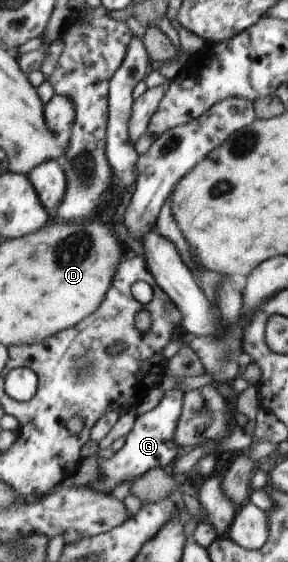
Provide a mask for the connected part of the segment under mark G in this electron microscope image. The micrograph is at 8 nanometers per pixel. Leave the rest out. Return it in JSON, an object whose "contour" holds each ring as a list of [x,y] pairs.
{"contour":[[[170,389],[154,409],[136,416],[132,429],[126,435],[122,447],[115,451],[107,460],[98,460],[100,477],[94,483],[84,485],[84,487],[94,489],[94,491],[100,491],[104,495],[110,495],[119,482],[133,482],[134,479],[144,475],[150,469],[156,469],[156,467],[164,469],[168,465],[171,466],[174,459],[182,452],[174,445],[174,441],[172,441],[172,435],[174,435],[174,429],[176,429],[176,421],[180,417],[182,396],[182,391]]]}

